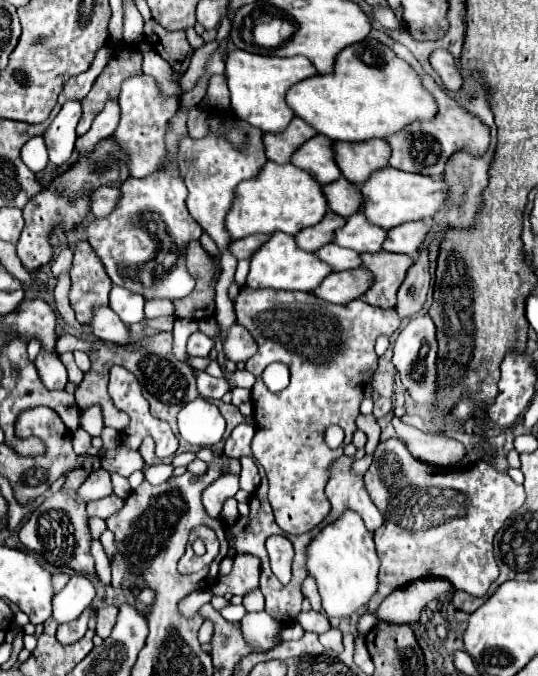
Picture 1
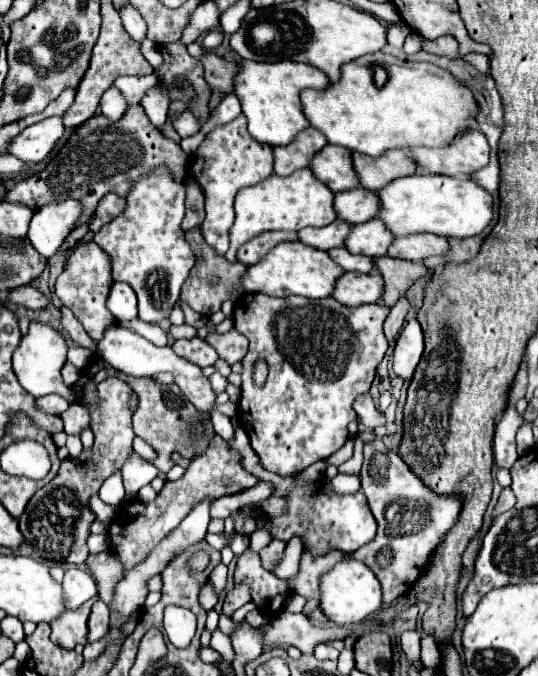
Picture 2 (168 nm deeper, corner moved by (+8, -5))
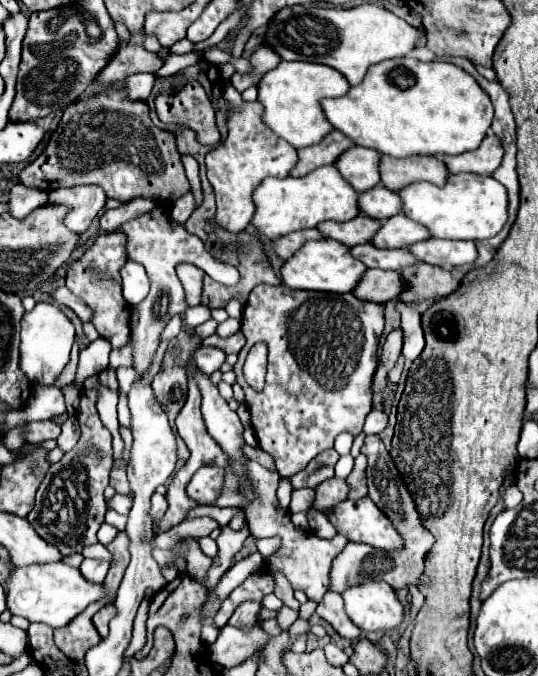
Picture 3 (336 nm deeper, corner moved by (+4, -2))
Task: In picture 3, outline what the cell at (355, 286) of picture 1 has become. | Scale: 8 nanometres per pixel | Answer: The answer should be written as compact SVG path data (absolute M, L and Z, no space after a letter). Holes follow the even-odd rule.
M368 269L352 293L364 301L386 303L386 301L398 299L402 289L404 289L404 283L396 271Z

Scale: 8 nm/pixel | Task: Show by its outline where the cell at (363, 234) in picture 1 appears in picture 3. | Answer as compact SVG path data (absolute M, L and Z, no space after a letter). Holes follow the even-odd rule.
M398 213L382 223L370 243L376 247L408 247L428 237L430 233L422 225L416 225L412 219L404 217L404 213Z

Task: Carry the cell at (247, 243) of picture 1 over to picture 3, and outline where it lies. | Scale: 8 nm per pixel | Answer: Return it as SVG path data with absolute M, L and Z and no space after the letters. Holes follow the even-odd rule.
M302 229L302 231L294 231L294 233L288 233L284 237L276 237L272 241L274 245L274 253L280 257L280 259L288 259L296 249L300 249L306 241L310 239L322 239L320 231L318 229Z

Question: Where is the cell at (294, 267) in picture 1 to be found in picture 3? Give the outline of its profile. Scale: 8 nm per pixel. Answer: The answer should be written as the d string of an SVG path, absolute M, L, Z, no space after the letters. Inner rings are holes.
M318 239L318 241L308 241L296 251L290 259L284 261L280 267L280 279L282 285L290 289L308 289L308 291L330 291L330 293L348 293L356 287L358 279L366 267L354 259L348 253L348 247L338 245L332 239Z

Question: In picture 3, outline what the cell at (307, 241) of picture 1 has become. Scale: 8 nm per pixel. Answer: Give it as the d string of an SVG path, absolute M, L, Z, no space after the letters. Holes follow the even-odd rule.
M358 215L350 221L344 223L336 223L336 221L324 221L318 225L320 233L326 239L334 239L346 247L354 247L354 245L362 245L368 243L370 237L378 231L380 221L370 219L366 215Z

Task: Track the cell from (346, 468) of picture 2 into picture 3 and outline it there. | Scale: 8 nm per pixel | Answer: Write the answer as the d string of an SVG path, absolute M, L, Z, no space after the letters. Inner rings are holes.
M362 453L354 459L354 469L346 481L350 485L350 499L360 499L366 495L366 457Z

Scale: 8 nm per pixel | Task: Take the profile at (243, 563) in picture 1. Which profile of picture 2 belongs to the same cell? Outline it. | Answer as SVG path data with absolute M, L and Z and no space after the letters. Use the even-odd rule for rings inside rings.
M242 584L242 586L234 586L234 590L230 590L228 596L226 596L226 600L224 600L224 614L232 618L232 614L234 614L240 606L248 604L250 600L252 600L252 598L250 598L250 592L248 592L248 588L244 588L244 584Z

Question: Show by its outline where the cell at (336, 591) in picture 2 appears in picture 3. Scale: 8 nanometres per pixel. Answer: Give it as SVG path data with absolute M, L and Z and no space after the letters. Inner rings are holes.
M364 581L342 593L350 621L362 631L384 633L402 623L402 605L386 581Z

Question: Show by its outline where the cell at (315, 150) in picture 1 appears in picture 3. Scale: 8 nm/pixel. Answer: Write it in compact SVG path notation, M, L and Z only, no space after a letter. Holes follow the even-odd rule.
M356 145L352 149L346 149L338 157L334 167L352 185L354 191L362 193L380 185L378 163L380 163L380 153L376 153L374 149L364 149Z

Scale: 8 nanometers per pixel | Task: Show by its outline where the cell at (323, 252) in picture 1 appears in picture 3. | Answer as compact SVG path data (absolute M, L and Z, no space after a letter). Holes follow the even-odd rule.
M370 243L356 245L356 247L350 249L350 253L352 253L352 257L362 261L370 269L394 269L394 271L400 271L400 269L404 269L404 267L418 261L406 249L378 249L378 247L370 245Z

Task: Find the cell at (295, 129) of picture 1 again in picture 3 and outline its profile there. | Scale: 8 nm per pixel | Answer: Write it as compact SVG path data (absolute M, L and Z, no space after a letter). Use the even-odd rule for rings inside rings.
M330 131L320 143L304 147L298 151L298 163L290 171L292 177L304 177L306 173L322 167L322 165L332 165L340 153L350 149L354 143L344 137L338 131Z

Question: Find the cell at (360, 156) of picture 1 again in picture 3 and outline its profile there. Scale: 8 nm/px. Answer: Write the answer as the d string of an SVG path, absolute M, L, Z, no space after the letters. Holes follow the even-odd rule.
M382 157L380 177L386 189L398 191L414 181L430 181L434 185L444 185L448 169L438 157L404 157L404 159Z

